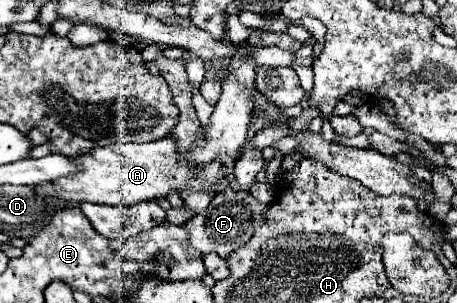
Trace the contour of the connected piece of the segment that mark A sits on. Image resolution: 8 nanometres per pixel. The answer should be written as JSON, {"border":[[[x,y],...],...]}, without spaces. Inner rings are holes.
{"border":[[[234,56],[228,64],[228,78],[222,82],[222,96],[218,100],[218,104],[214,106],[214,112],[210,116],[210,124],[206,128],[206,132],[202,132],[202,136],[198,136],[194,140],[194,148],[190,148],[190,152],[182,154],[178,152],[178,142],[170,136],[158,140],[158,142],[148,142],[148,144],[110,144],[104,148],[96,148],[90,154],[78,156],[74,160],[78,160],[82,164],[82,172],[74,174],[74,176],[66,176],[60,178],[56,182],[48,182],[42,186],[36,186],[36,192],[40,196],[56,196],[60,200],[70,200],[70,202],[94,202],[94,204],[112,204],[112,206],[134,206],[142,200],[160,200],[166,198],[168,192],[172,190],[184,190],[184,188],[208,188],[210,184],[220,182],[222,178],[226,178],[232,168],[234,162],[238,160],[242,146],[246,144],[248,138],[248,126],[250,126],[250,114],[252,114],[252,94],[254,94],[254,74],[256,64],[252,64],[250,60],[242,58],[242,56]]]}

